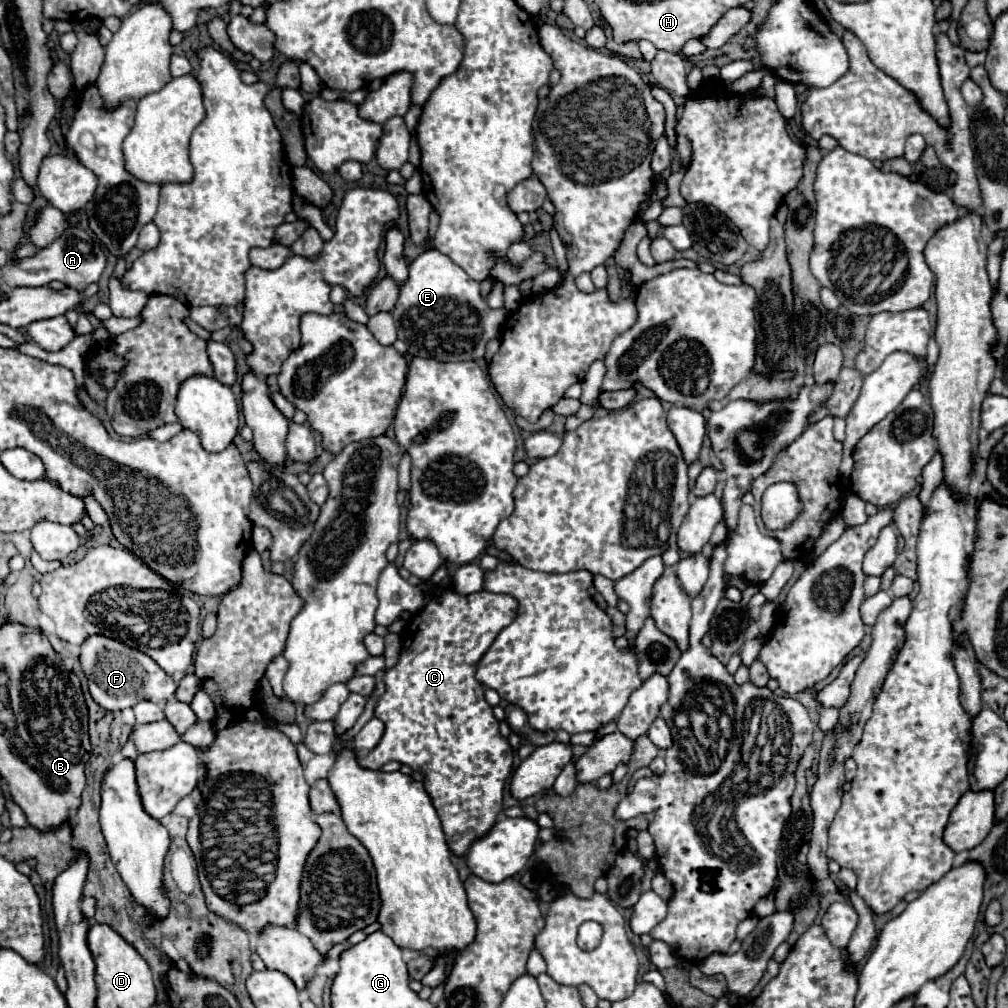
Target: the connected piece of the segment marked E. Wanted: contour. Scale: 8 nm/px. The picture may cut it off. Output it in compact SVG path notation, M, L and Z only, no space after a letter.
M428 250L410 264L410 278L400 290L392 316L398 338L408 344L410 354L438 362L482 358L486 342L500 334L506 320L504 310L488 308L486 300L480 296L480 284L438 250Z

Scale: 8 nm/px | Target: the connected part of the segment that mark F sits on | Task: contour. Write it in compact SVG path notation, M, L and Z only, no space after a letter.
M88 636L80 646L80 666L88 678L88 690L96 704L114 712L132 708L140 700L166 702L176 692L176 682L150 656L106 636Z

